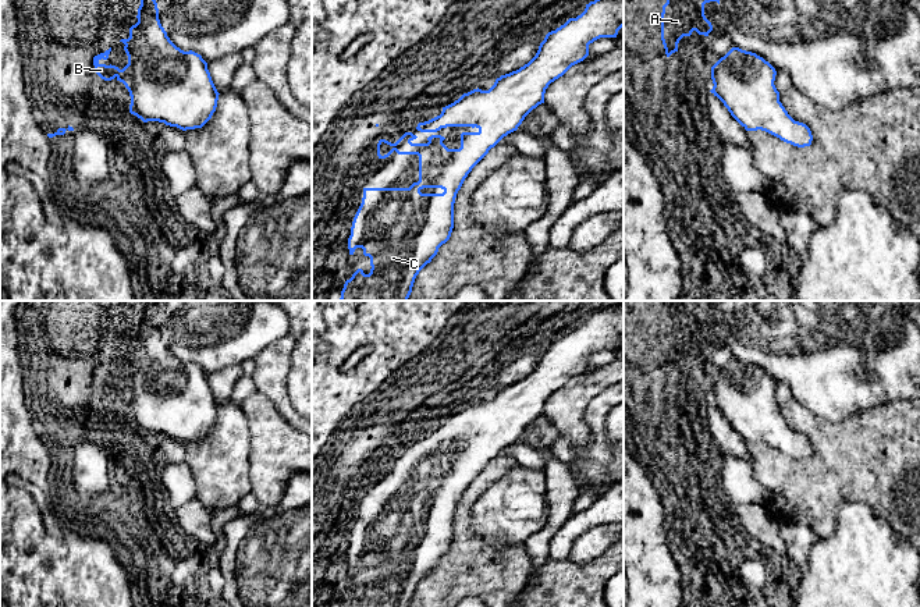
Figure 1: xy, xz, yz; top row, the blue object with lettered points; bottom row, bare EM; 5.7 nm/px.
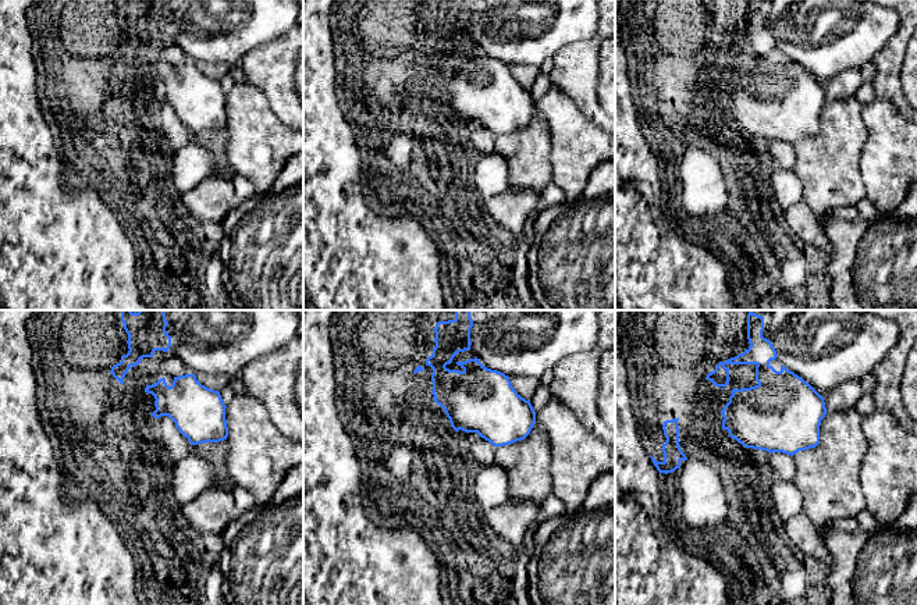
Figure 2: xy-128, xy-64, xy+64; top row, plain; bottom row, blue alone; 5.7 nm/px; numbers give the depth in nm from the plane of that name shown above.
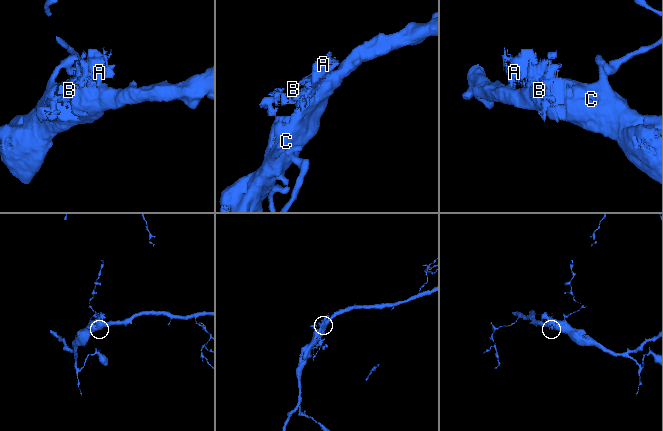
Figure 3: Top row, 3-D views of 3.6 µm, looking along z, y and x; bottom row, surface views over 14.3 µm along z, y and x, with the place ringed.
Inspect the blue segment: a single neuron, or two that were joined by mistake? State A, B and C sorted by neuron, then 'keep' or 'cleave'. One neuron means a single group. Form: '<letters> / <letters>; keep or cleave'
A B C; keep

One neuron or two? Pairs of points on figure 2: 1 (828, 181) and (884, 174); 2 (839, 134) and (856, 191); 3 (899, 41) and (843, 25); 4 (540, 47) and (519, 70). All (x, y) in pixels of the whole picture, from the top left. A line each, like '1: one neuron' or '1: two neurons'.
1: two neurons
2: one neuron
3: two neurons
4: two neurons

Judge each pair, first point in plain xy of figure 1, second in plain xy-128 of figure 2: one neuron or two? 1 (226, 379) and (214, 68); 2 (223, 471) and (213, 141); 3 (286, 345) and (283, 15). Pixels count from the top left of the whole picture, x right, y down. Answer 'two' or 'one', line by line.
1: one
2: one
3: two

